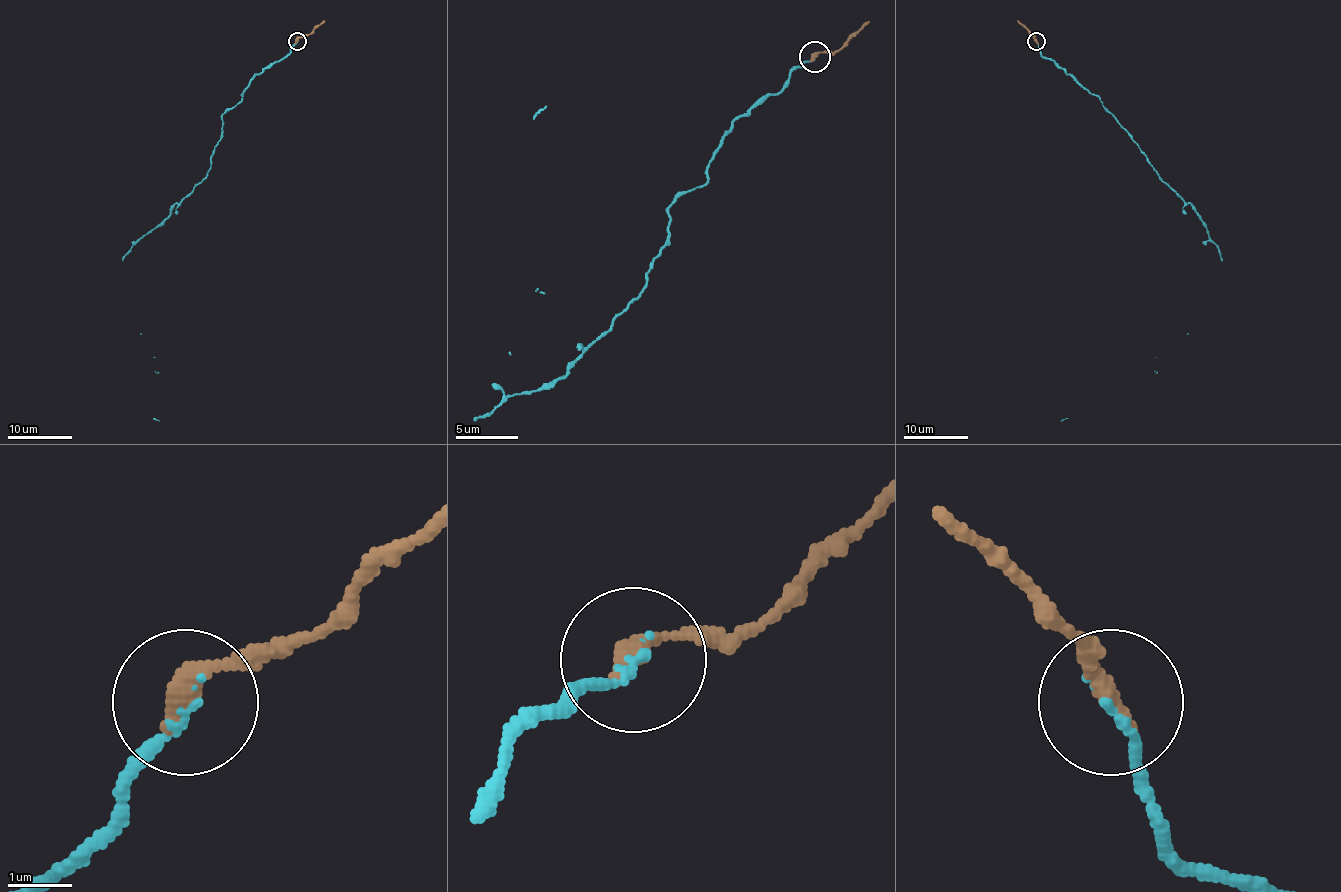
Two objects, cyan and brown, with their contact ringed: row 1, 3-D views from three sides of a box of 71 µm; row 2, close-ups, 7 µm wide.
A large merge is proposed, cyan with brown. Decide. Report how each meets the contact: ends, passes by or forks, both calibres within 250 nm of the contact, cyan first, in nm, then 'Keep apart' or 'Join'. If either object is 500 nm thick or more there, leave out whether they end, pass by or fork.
At the ring cyan ends. At the ring brown ends. Thickness 130 nm (cyan) against 360 nm. Join

